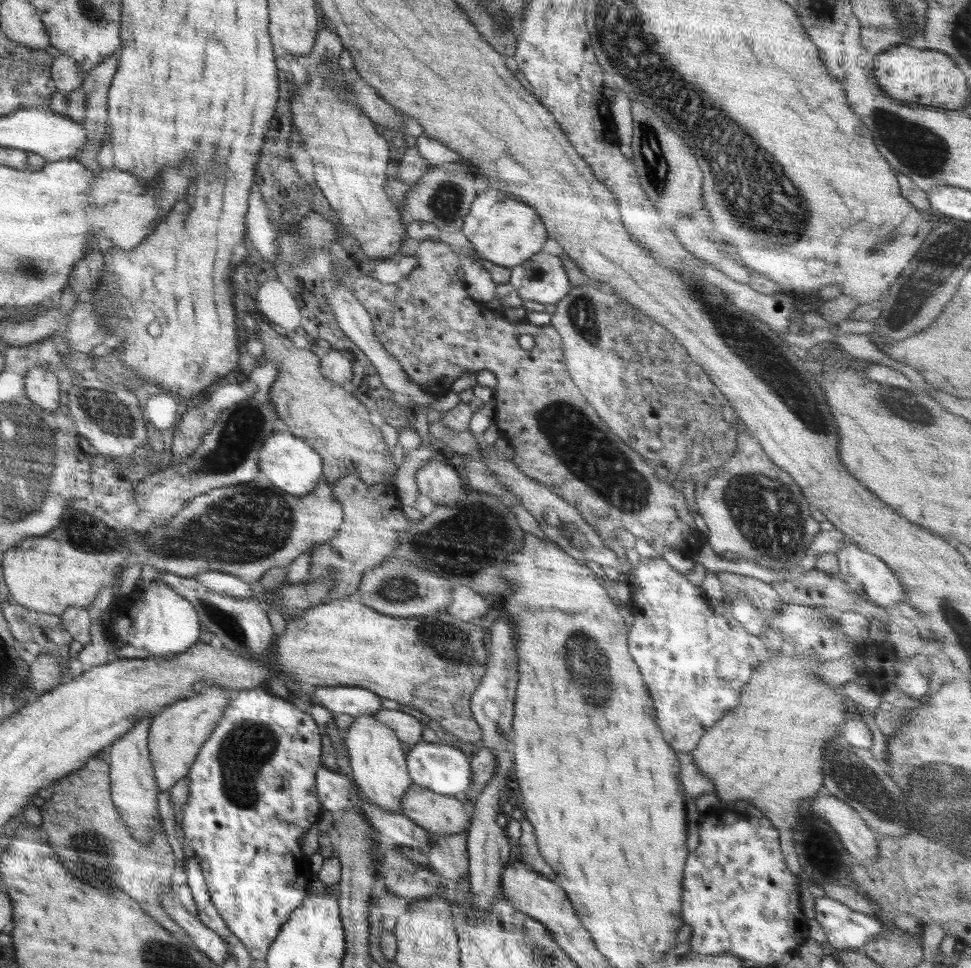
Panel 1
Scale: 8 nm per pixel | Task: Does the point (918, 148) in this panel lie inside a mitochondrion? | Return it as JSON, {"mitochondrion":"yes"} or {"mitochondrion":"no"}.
{"mitochondrion":"yes"}

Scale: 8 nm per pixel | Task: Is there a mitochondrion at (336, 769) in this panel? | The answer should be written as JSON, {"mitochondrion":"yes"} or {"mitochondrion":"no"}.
{"mitochondrion":"no"}

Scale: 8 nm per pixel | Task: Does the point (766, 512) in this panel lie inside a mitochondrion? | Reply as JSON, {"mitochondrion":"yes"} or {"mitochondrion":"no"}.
{"mitochondrion":"yes"}

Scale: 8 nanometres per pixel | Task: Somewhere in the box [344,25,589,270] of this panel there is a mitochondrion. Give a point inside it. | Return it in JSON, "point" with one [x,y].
{"point":[445,202]}

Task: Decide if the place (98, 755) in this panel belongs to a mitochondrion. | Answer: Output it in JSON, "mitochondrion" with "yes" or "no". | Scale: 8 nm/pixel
{"mitochondrion":"no"}

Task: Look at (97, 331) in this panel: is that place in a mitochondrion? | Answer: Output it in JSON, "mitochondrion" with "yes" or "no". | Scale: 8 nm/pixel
{"mitochondrion":"yes"}

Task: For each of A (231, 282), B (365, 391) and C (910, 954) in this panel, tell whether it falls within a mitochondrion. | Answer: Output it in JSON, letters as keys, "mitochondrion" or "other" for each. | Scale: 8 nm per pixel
{"A":"other","B":"other","C":"other"}

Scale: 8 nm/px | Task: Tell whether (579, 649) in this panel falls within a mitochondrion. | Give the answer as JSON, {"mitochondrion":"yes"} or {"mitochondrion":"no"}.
{"mitochondrion":"yes"}

